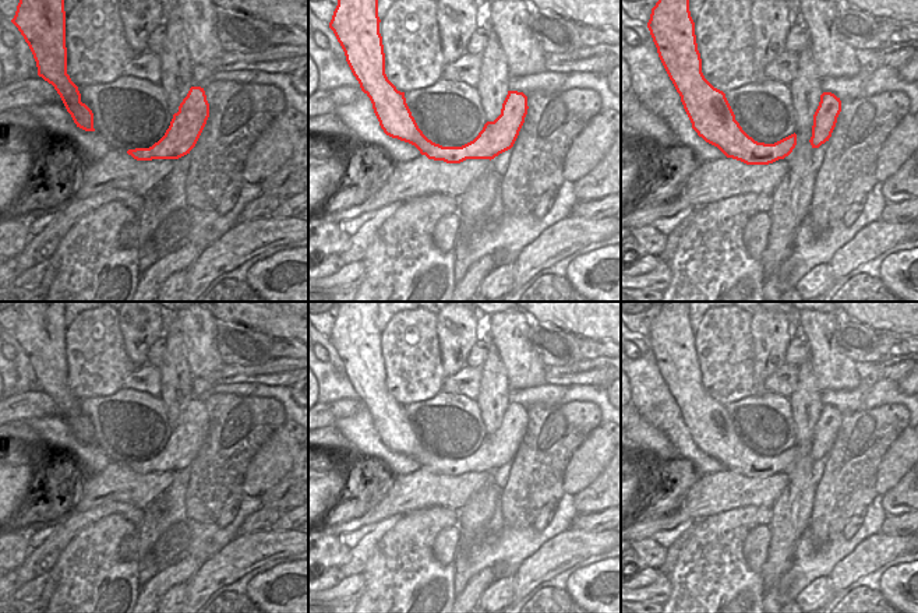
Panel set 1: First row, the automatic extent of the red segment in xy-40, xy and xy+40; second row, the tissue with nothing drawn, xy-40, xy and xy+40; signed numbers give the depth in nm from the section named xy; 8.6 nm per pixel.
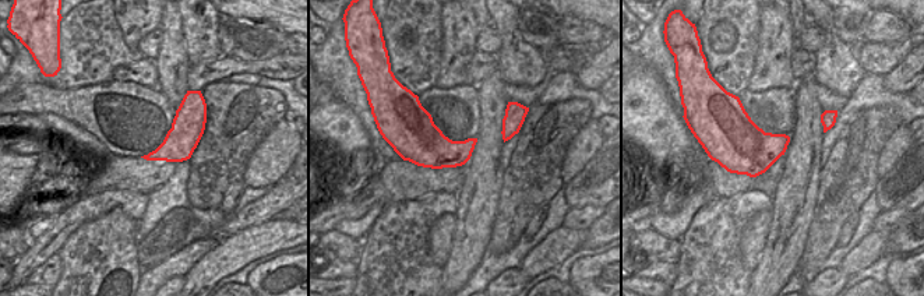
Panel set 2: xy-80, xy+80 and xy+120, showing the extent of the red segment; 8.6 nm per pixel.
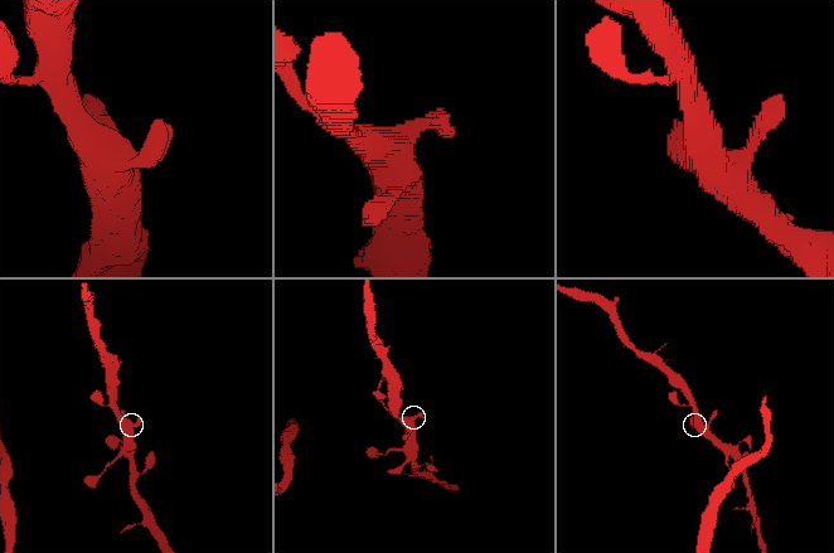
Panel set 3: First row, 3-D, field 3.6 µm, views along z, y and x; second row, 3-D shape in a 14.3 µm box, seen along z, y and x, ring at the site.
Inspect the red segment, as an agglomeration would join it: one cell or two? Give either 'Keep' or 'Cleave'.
Keep

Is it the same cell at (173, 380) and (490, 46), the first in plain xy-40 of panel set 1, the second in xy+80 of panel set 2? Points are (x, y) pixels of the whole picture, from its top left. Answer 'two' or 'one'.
two

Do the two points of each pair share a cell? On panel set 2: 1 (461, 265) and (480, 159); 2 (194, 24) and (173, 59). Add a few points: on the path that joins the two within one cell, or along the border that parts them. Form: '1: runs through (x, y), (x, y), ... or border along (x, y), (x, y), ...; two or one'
1: runs through (471, 239), (480, 186); one
2: border along (179, 14), (183, 46), (191, 64); two

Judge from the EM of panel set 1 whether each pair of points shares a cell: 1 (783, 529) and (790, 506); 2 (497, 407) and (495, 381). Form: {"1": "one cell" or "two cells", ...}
{"1": "one cell", "2": "one cell"}

